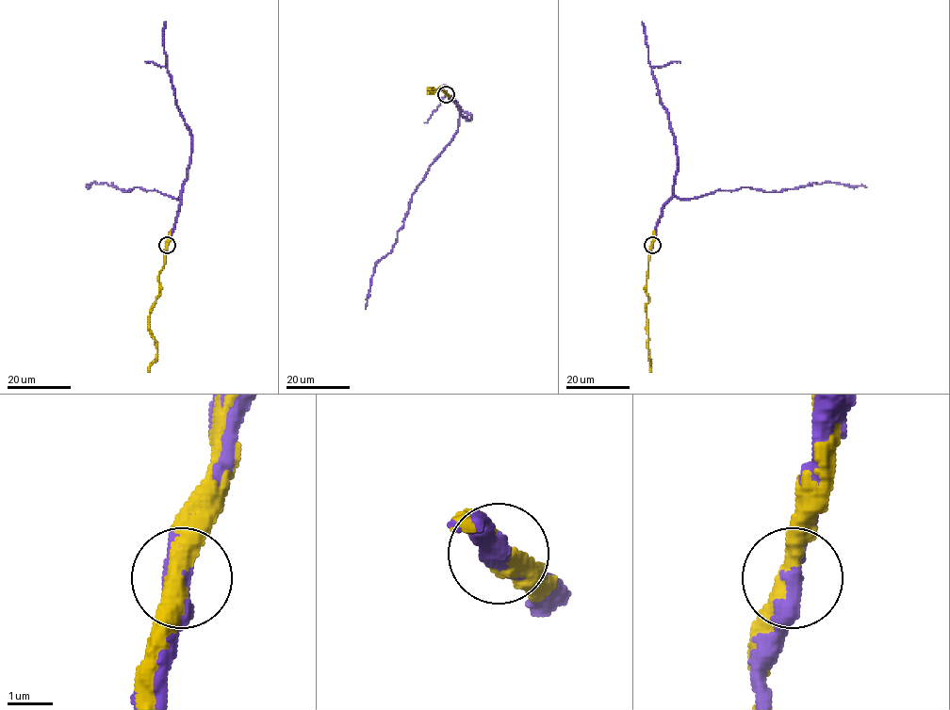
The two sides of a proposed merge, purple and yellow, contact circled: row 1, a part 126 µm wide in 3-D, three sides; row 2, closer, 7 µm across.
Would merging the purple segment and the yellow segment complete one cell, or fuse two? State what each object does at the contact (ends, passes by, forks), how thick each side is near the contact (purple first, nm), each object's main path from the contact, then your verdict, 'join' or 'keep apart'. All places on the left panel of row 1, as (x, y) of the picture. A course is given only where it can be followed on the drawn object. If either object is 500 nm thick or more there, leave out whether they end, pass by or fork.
purple passes by; yellow passes by; calibres 360 and 400 nm; course purple (167, 246), (174, 226), (180, 196), (172, 198), (141, 187), (127, 192), (95, 181), (86, 187); course yellow (167, 246), (164, 267), (158, 278), (159, 296), (149, 317), (149, 331), (155, 340), (157, 360), (148, 371); join

